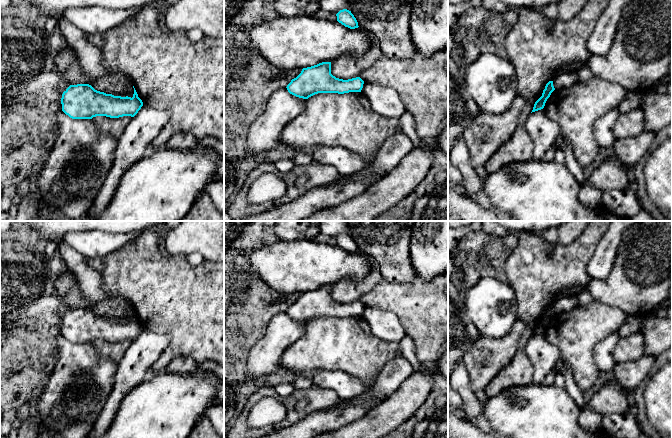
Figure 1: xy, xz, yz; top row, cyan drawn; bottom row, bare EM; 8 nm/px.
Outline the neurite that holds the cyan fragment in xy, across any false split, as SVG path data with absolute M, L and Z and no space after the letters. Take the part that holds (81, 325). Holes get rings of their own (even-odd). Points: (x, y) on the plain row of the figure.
M89 308L70 309L62 318L61 328L62 335L72 343L134 341L143 330L135 312L131 322L106 318Z

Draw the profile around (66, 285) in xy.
M69 269L58 275L54 288L69 309L90 308L91 302L83 297L76 277Z

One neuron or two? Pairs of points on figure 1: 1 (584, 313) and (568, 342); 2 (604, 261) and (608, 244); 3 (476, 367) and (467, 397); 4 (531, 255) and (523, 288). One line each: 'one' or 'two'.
1: one
2: one
3: two
4: one

